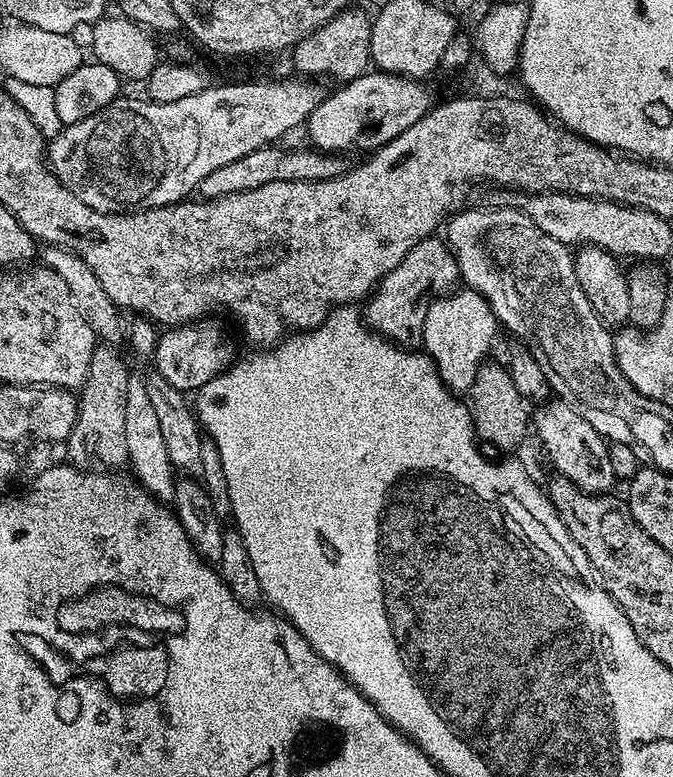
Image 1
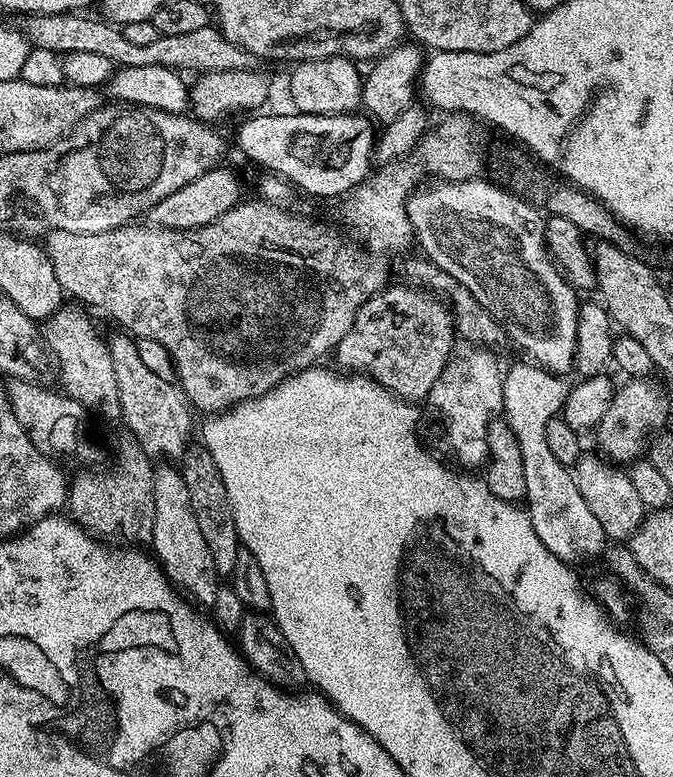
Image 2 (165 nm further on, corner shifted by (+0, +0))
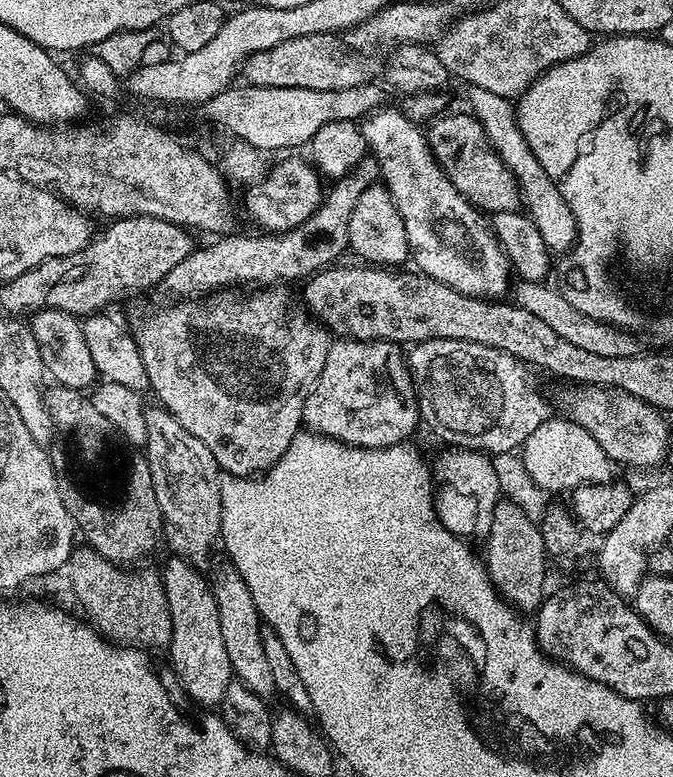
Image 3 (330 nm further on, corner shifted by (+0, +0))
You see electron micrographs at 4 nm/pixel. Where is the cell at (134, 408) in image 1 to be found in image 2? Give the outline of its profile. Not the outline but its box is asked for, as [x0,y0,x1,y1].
[151,466,220,606]

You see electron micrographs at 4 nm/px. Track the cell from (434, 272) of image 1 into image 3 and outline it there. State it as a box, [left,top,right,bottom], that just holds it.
[303,340,421,448]

